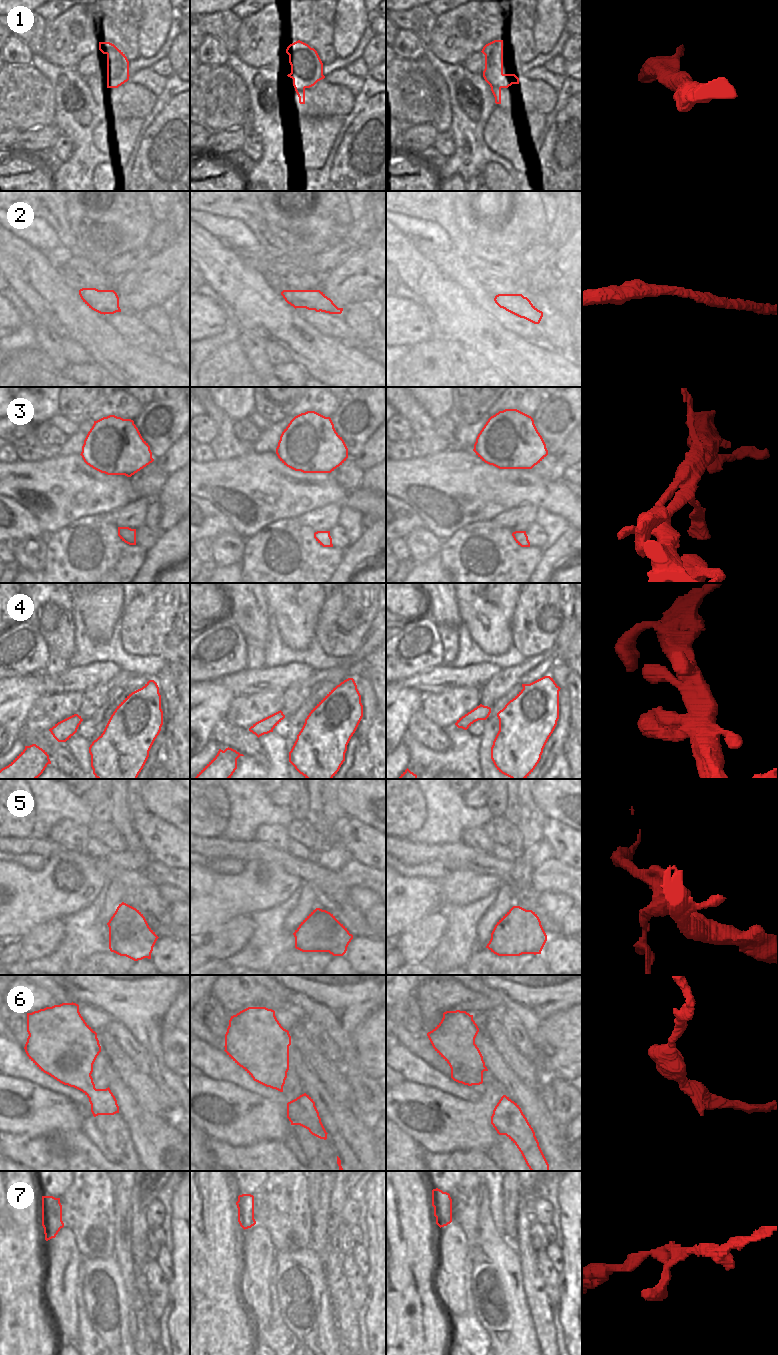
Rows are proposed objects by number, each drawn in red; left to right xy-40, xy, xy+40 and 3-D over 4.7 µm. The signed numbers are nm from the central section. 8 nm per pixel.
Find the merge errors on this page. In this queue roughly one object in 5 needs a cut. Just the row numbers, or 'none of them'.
5

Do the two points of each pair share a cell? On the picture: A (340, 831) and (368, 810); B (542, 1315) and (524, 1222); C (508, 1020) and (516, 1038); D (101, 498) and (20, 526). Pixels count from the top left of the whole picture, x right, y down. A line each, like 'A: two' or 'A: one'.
A: two
B: one
C: one
D: two

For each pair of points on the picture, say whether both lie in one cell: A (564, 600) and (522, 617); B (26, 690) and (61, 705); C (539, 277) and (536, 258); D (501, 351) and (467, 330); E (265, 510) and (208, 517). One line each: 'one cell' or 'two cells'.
A: one cell
B: two cells
C: two cells
D: one cell
E: two cells

